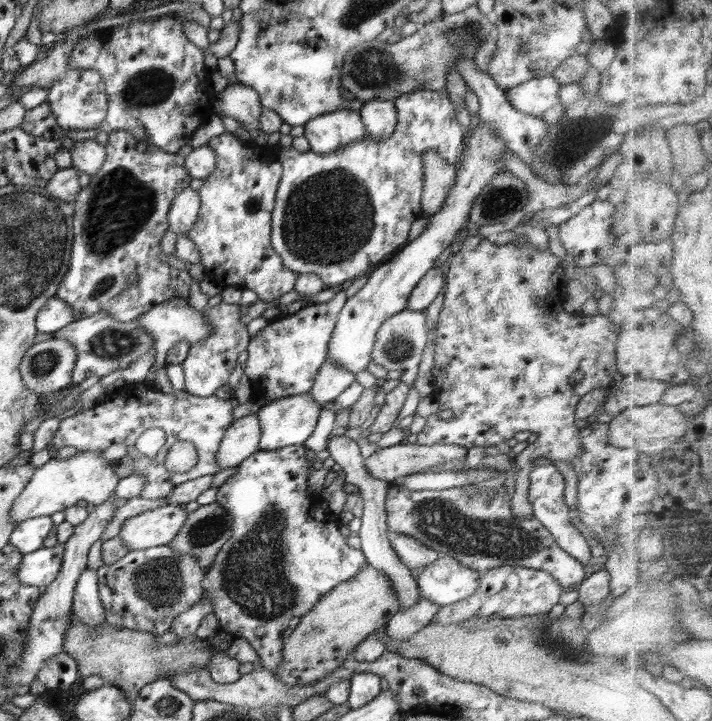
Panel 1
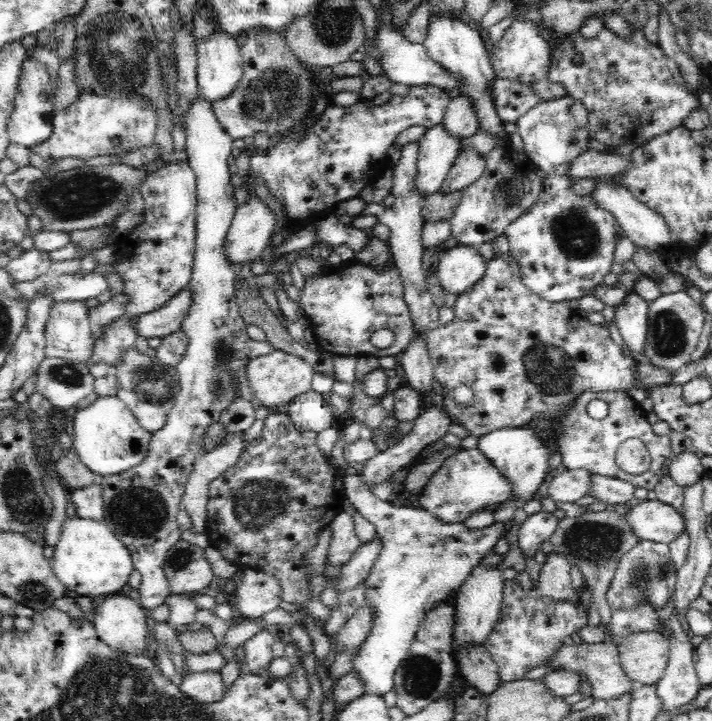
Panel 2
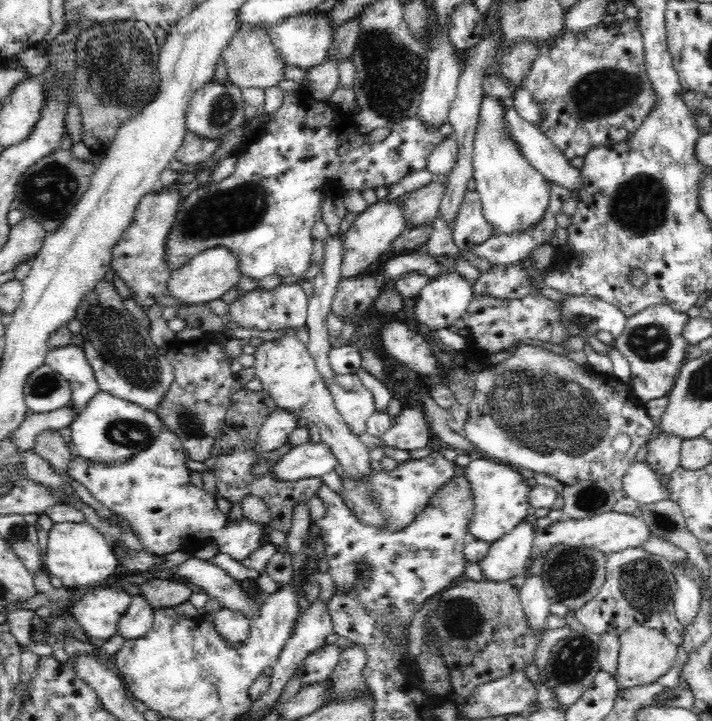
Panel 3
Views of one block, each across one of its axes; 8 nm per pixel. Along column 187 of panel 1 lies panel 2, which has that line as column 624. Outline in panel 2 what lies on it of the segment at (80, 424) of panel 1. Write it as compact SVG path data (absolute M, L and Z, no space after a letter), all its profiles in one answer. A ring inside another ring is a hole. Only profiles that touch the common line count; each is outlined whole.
M584 391L581 392L569 406L563 415L556 415L551 421L556 426L556 436L554 436L552 447L562 456L562 463L567 470L578 470L583 468L591 474L618 478L624 482L631 482L634 488L646 488L655 490L656 484L662 480L662 476L667 471L667 465L672 457L670 437L660 436L652 431L652 424L646 419L647 411L642 409L640 402L632 399L628 392L609 391ZM592 400L604 400L609 406L609 414L605 419L593 419L586 412L586 406ZM631 438L640 439L649 450L651 456L650 468L644 474L628 474L616 464L616 453L618 447Z

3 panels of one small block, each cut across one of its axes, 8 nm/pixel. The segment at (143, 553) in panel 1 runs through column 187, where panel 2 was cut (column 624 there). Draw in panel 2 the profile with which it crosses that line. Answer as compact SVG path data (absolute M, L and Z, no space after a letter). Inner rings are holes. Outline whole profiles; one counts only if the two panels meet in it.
M639 540L635 548L620 560L606 597L612 612L630 611L643 603L652 604L654 609L662 609L673 598L678 572L673 566L669 546L650 540Z

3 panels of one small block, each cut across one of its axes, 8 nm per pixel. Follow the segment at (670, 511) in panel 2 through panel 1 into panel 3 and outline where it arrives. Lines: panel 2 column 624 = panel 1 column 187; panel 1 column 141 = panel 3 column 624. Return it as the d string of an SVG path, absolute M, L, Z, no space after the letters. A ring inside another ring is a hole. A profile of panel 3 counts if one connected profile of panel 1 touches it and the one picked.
M614 510L598 513L596 516L586 517L585 519L566 518L543 529L537 529L532 546L531 559L534 561L537 558L545 558L549 550L557 545L566 545L570 549L591 547L604 553L604 555L620 553L628 548L637 548L642 546L644 541L652 535L650 529L643 522L644 519L641 516Z

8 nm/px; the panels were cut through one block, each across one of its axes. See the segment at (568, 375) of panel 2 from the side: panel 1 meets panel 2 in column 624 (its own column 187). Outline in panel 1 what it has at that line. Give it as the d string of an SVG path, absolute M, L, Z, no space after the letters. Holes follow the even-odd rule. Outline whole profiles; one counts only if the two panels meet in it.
M222 301L214 307L207 307L203 313L211 326L211 334L190 346L187 358L180 366L185 374L185 390L190 394L206 398L214 395L218 388L228 382L228 377L237 365L238 356L246 353L251 338L246 326L240 320L237 304L227 304Z

